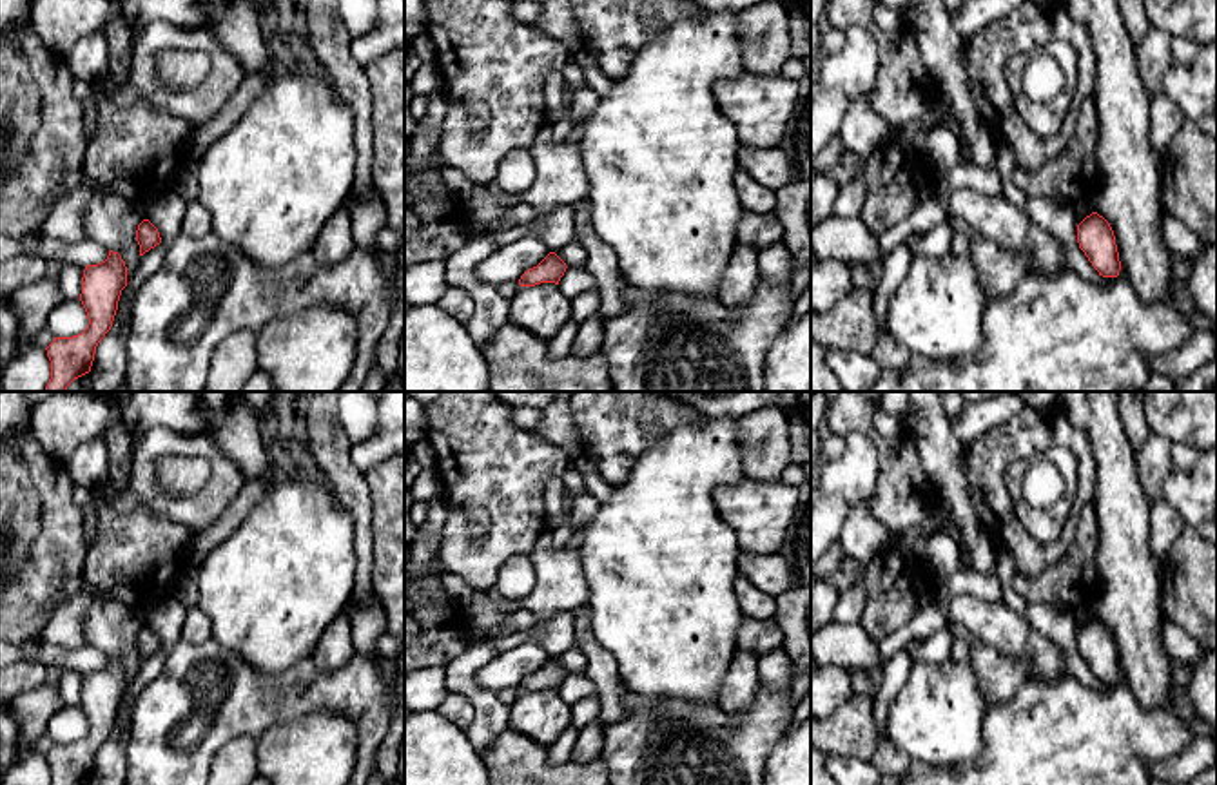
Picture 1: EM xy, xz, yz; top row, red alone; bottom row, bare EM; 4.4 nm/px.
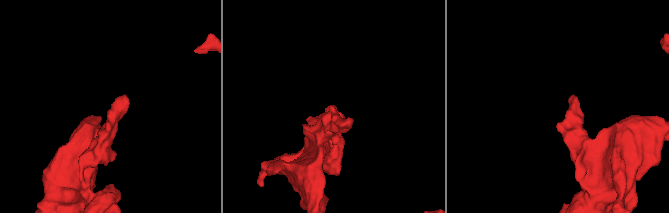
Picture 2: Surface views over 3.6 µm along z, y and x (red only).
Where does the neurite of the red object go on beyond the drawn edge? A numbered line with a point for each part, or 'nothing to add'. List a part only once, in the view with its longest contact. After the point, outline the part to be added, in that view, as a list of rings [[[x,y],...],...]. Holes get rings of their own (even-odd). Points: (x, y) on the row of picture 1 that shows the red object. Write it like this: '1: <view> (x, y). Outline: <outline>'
nothing to add

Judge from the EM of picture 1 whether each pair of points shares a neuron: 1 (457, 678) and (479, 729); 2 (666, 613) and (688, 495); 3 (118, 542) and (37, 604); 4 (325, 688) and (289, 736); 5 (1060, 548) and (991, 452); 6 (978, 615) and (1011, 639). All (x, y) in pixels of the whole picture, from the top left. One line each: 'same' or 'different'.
1: same
2: same
3: same
4: different
5: same
6: same

